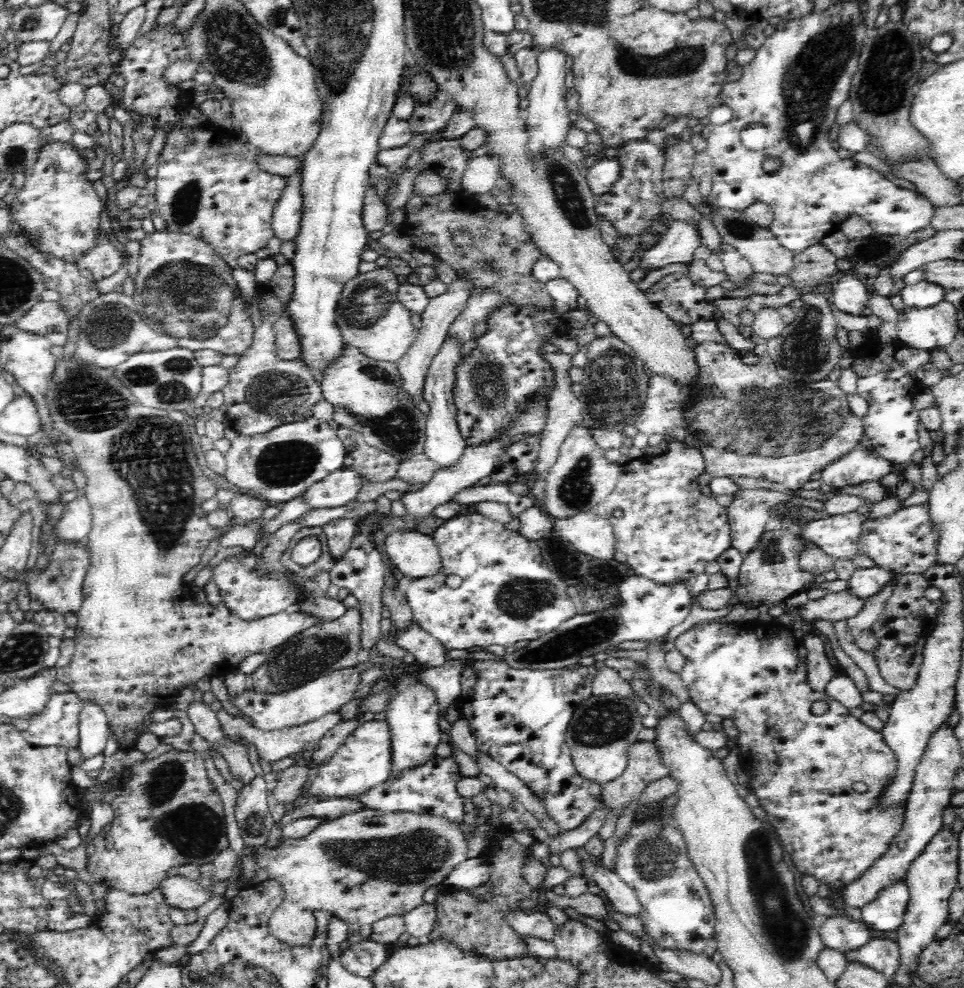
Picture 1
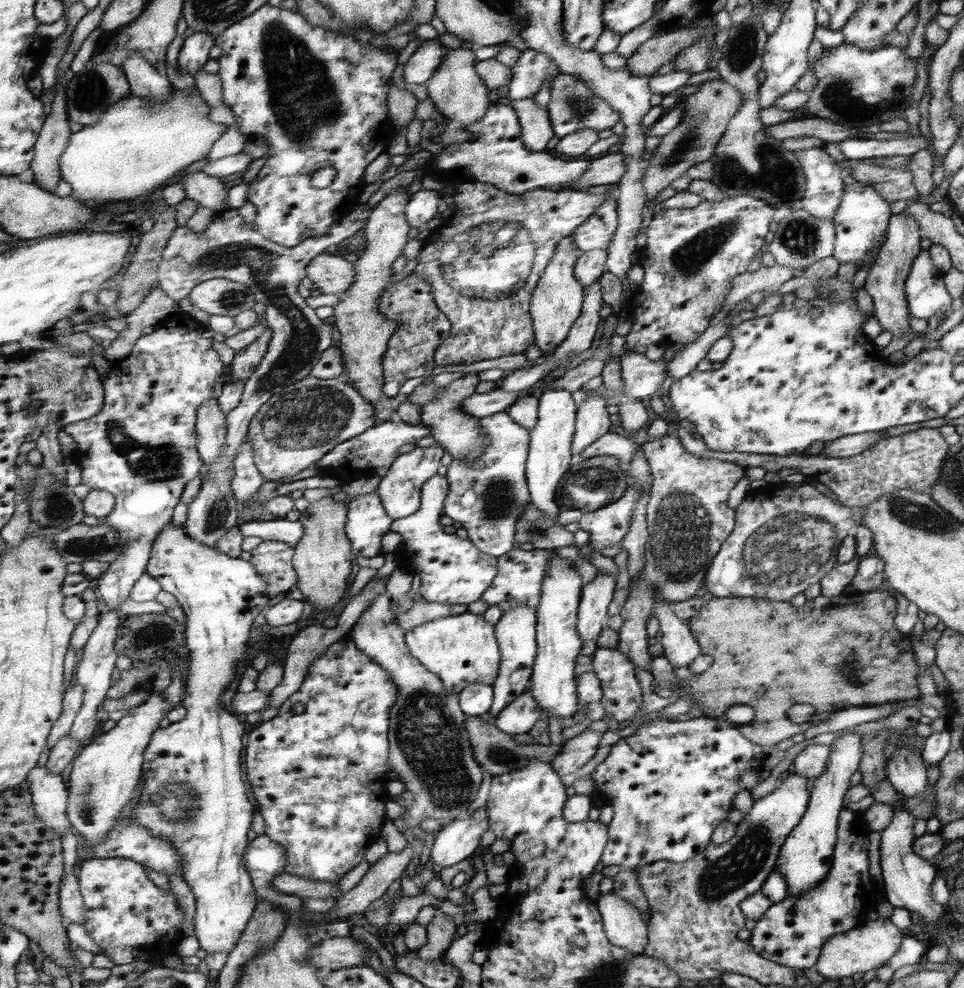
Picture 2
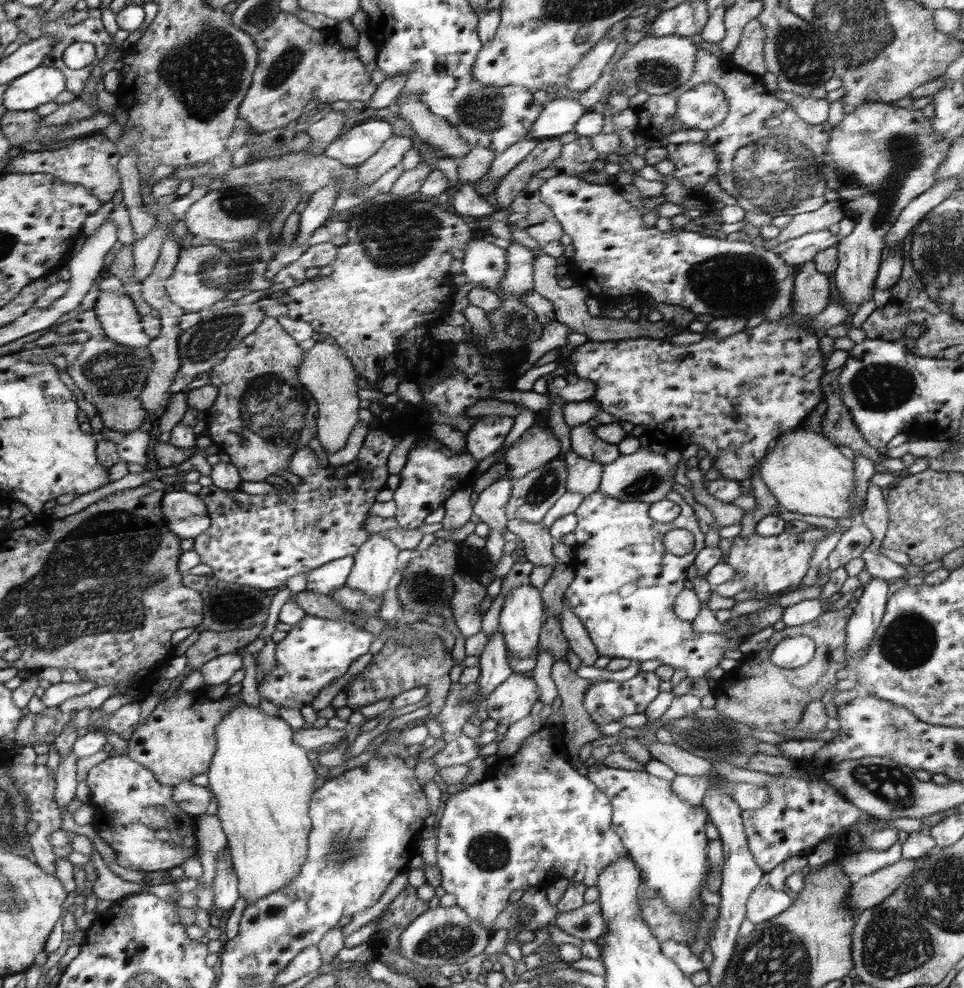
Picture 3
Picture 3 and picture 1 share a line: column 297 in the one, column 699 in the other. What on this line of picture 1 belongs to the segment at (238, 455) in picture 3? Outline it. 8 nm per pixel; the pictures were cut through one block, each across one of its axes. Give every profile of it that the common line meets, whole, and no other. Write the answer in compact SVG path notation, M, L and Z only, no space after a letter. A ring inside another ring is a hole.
M700 342L694 348L694 356L696 356L696 364L698 368L697 379L690 382L688 385L676 384L676 381L670 377L658 374L650 374L650 386L647 388L647 399L644 402L642 412L636 417L633 424L639 432L652 436L652 434L660 434L669 442L680 442L696 448L704 457L705 472L710 476L717 478L729 478L730 476L744 476L744 478L756 478L758 480L767 480L768 482L775 482L784 485L787 489L796 491L802 489L804 484L812 481L812 474L820 472L828 467L828 464L835 463L846 455L850 455L859 445L862 436L864 436L864 425L861 418L854 416L849 409L849 402L847 395L836 385L835 382L829 379L818 380L818 382L794 382L792 380L784 380L776 370L776 365L770 357L759 358L756 364L748 365L738 358L736 354L738 351L726 346L723 342Z

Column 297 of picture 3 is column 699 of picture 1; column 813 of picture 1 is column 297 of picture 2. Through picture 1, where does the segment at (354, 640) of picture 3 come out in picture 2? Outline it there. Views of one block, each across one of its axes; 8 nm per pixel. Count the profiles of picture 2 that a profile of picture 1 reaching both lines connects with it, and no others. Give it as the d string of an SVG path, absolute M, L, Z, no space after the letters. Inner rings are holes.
M340 638L338 641L330 644L324 653L320 653L310 665L308 665L308 673L302 685L294 692L288 700L277 709L275 716L268 722L261 721L256 727L252 727L246 739L248 740L246 752L244 752L244 767L248 773L248 780L251 781L252 794L256 796L256 806L259 814L263 817L265 825L265 835L268 838L280 843L286 849L286 873L310 879L312 881L339 881L344 874L352 870L357 864L366 860L366 850L370 843L381 836L380 831L382 824L386 820L385 799L376 796L376 800L372 800L372 792L370 786L378 784L378 780L386 778L390 768L390 723L391 711L395 707L395 703L399 697L399 689L392 679L392 676L380 664L372 661L371 657L359 651L356 643L349 638ZM294 704L302 704L304 712L300 714L292 713Z

